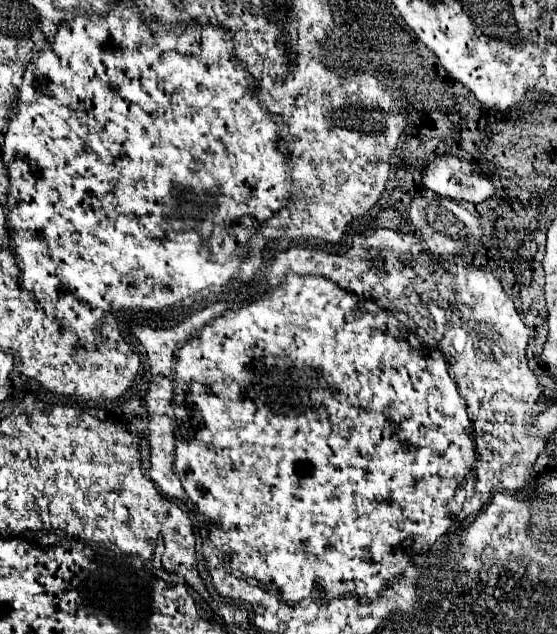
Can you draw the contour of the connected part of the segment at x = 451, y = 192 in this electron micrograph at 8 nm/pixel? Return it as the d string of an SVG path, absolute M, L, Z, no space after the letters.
M454 156L430 158L424 170L424 184L446 200L470 204L482 204L496 194L492 180L478 166Z

